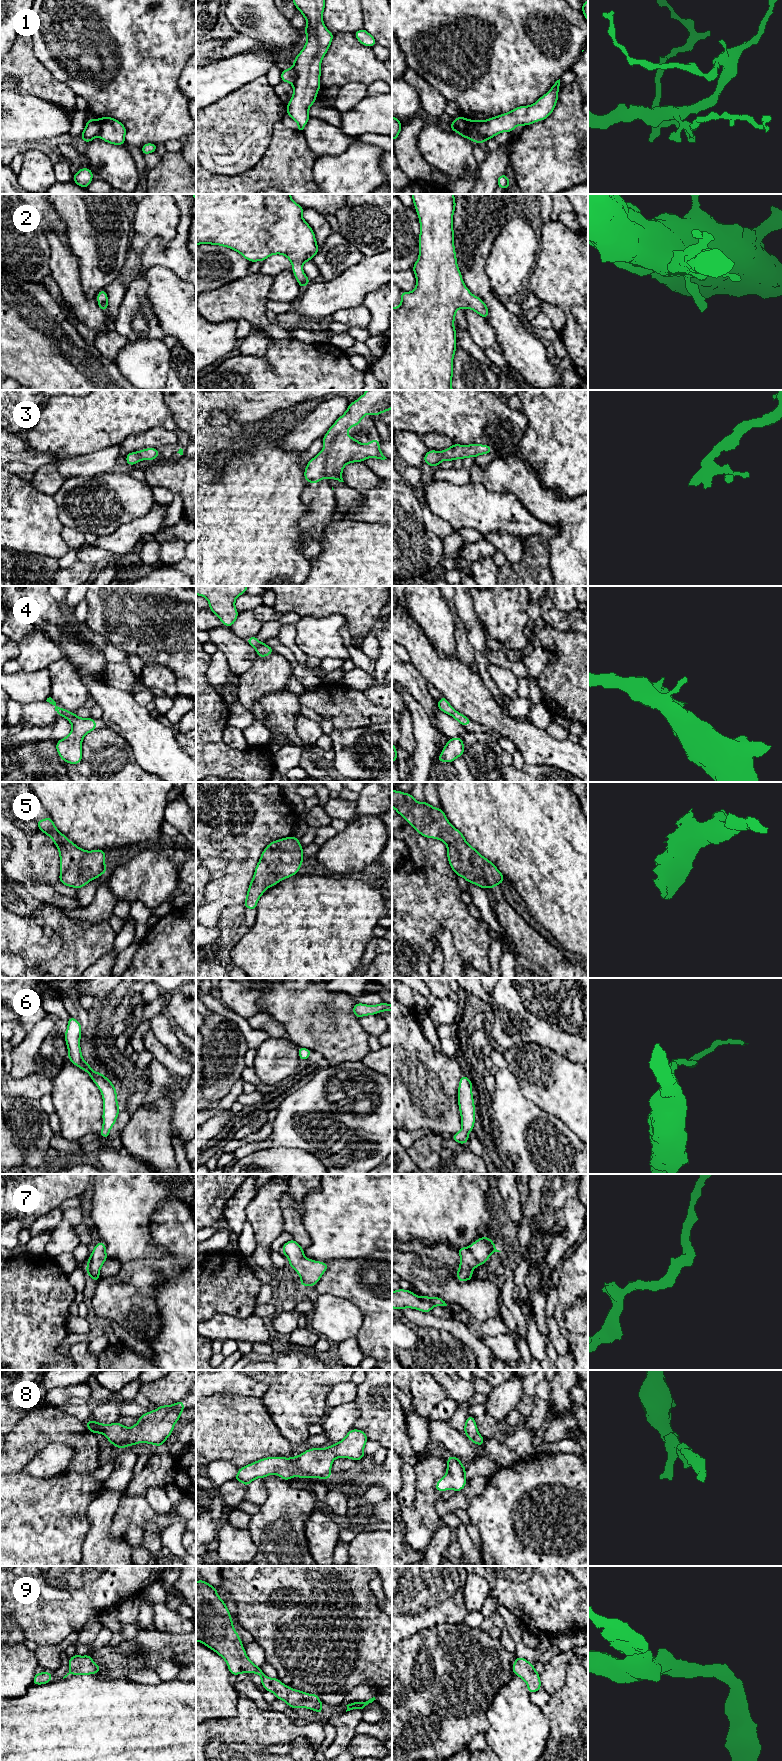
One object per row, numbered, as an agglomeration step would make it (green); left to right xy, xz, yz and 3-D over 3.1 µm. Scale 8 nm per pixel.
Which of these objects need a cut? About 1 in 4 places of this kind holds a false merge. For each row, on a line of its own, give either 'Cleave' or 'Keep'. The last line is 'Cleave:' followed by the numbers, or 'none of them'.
1: Cleave
2: Keep
3: Keep
4: Keep
5: Keep
6: Keep
7: Keep
8: Keep
9: Keep
Cleave: 1

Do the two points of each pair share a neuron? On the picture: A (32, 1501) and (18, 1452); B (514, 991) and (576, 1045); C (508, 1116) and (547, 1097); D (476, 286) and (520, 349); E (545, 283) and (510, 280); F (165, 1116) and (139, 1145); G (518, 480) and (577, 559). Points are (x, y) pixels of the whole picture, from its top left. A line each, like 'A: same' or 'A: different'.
A: different
B: same
C: different
D: same
E: different
F: same
G: same

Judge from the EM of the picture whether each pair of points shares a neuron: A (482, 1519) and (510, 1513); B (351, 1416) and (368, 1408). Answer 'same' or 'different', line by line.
A: same
B: different

